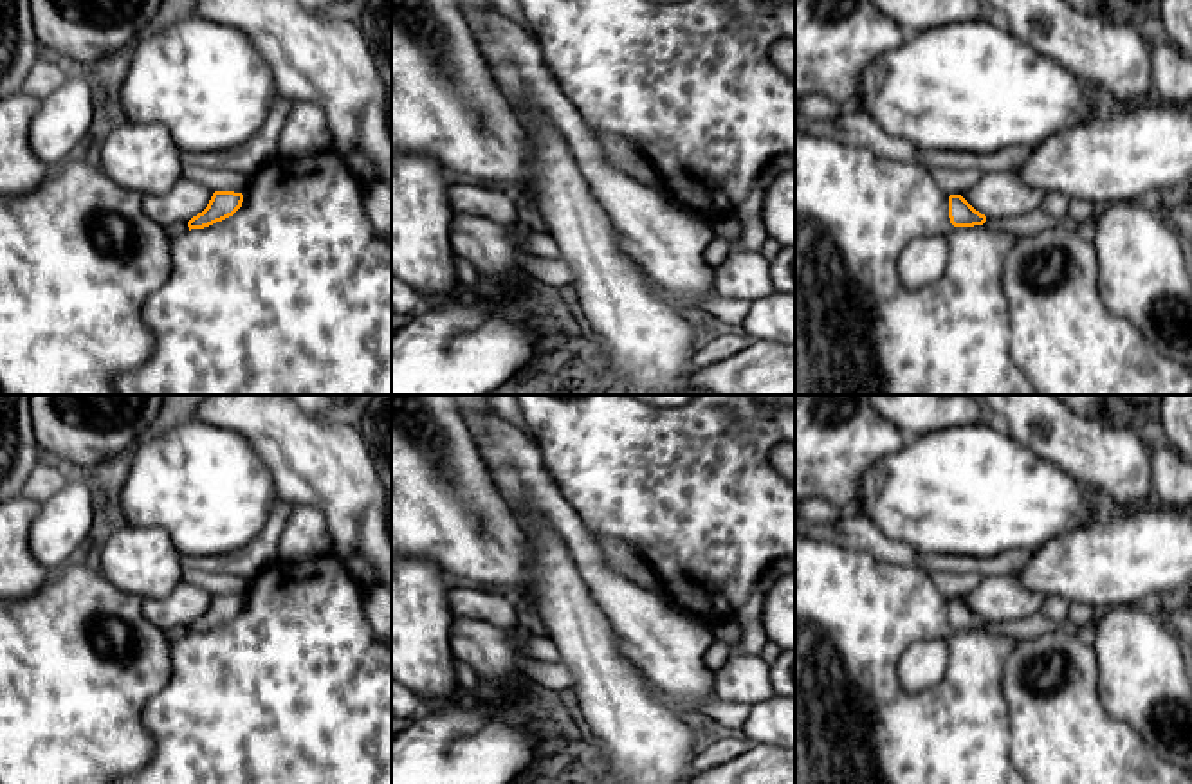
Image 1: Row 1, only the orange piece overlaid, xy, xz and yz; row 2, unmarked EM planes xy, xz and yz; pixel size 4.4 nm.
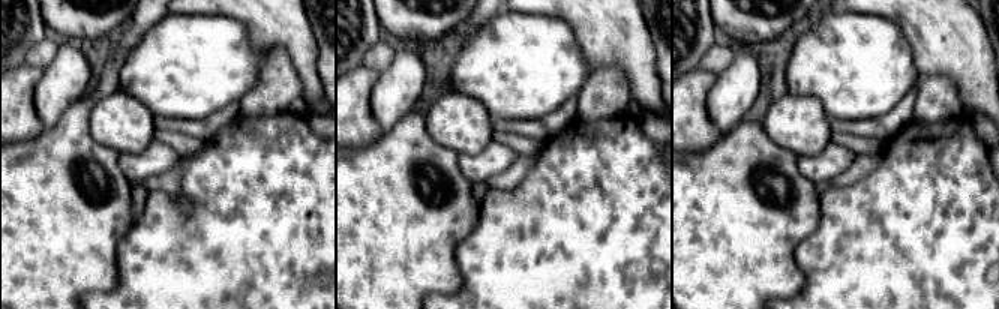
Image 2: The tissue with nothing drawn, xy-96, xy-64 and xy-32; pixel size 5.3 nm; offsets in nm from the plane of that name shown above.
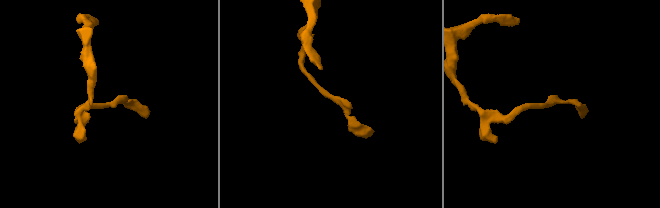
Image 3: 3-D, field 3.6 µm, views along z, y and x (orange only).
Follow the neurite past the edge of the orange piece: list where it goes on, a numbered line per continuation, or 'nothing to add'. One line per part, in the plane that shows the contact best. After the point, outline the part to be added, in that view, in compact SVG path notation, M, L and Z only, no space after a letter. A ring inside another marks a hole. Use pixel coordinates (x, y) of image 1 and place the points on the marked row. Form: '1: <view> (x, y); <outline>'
nothing to add

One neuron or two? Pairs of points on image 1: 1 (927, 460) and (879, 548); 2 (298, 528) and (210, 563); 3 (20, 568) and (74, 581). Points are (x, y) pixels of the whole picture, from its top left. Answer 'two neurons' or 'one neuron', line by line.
1: two neurons
2: two neurons
3: two neurons

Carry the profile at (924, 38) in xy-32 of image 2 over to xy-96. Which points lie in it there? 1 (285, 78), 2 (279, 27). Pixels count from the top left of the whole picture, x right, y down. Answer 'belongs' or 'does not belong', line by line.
1: does not belong
2: belongs

